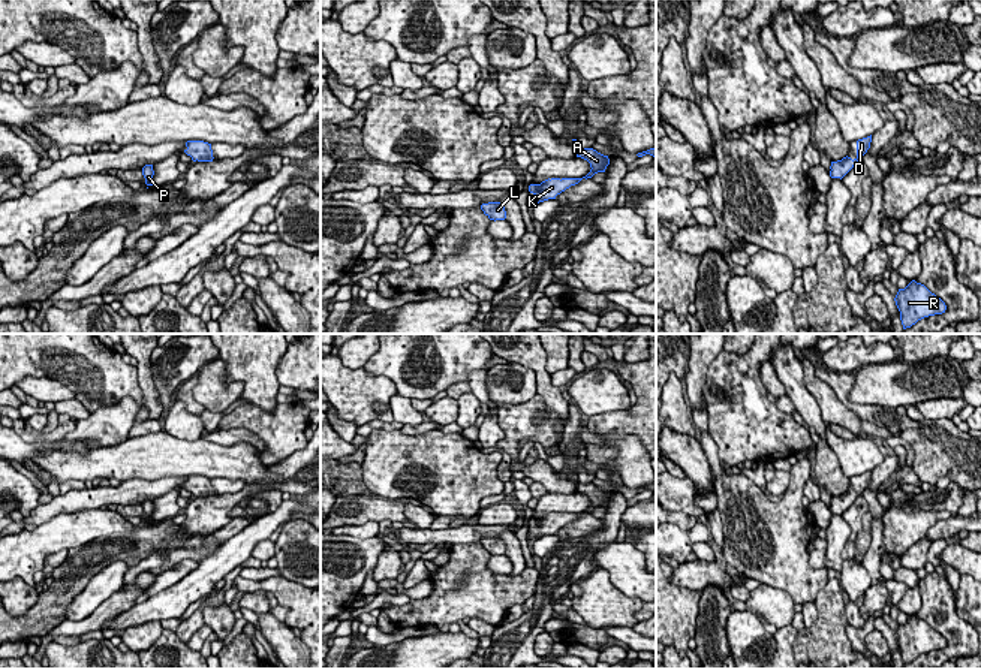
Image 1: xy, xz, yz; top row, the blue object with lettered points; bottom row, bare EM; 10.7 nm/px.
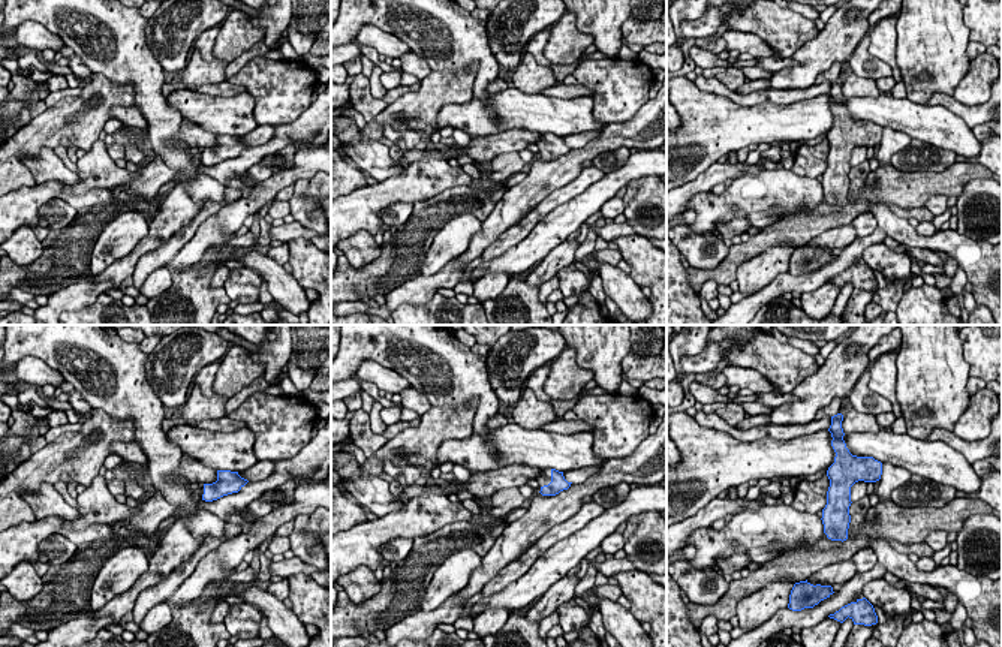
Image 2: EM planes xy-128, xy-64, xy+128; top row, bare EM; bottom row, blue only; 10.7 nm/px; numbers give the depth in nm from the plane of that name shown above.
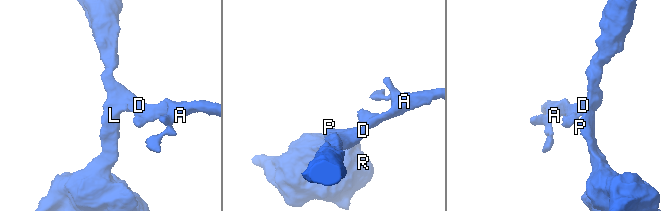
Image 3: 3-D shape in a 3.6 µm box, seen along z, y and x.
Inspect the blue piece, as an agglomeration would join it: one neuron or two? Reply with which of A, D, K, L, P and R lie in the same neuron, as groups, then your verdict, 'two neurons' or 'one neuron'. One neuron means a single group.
A D K L P R; one neuron

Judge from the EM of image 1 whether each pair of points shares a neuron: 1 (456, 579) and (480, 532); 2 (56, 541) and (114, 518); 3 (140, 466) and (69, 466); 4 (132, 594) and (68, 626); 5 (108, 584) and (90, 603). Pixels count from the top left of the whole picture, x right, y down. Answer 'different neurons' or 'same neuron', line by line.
1: different neurons
2: same neuron
3: same neuron
4: same neuron
5: same neuron

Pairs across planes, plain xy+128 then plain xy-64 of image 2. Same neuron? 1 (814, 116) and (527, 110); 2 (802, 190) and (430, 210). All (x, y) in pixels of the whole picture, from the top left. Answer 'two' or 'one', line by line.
1: one
2: two

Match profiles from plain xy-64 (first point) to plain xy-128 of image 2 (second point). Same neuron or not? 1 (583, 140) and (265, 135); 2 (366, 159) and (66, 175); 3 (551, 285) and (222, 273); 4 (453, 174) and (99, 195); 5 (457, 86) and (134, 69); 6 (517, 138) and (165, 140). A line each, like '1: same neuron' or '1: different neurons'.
1: same neuron
2: same neuron
3: same neuron
4: different neurons
5: different neurons
6: different neurons

